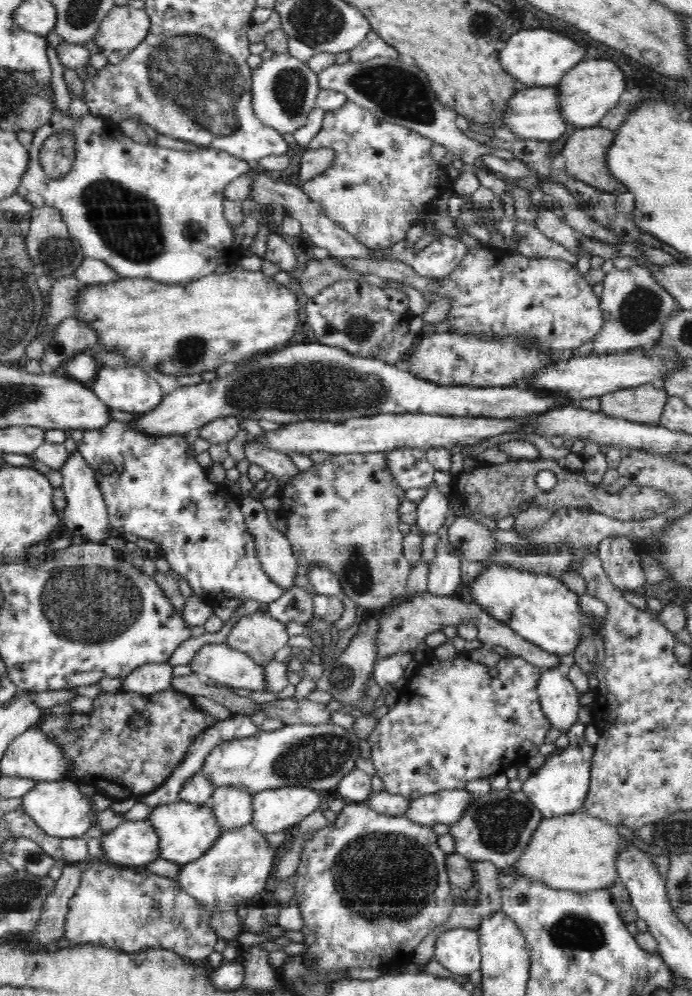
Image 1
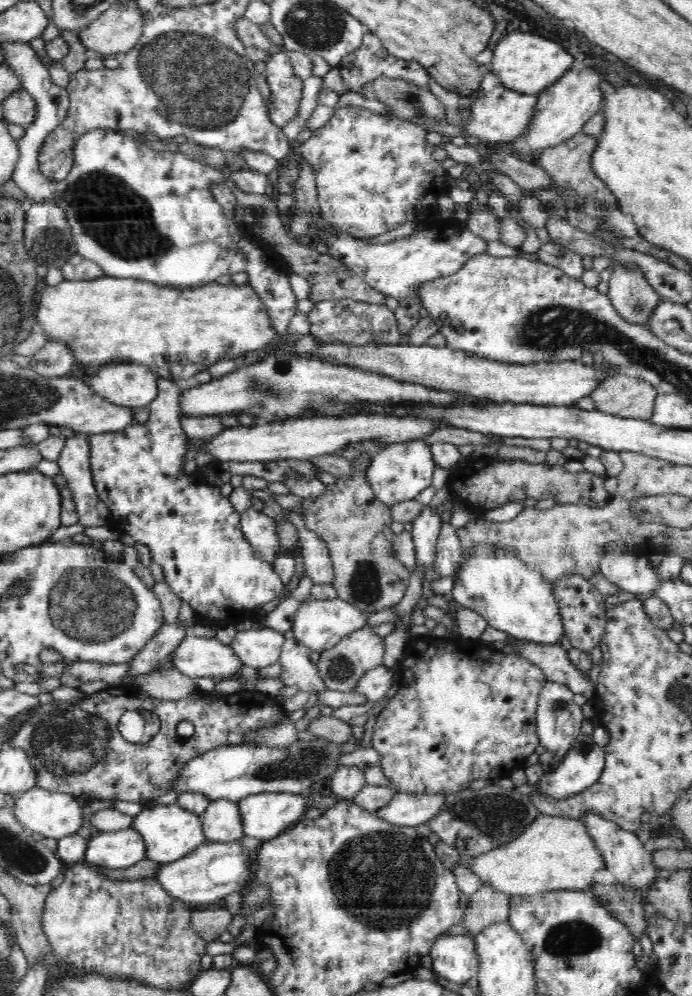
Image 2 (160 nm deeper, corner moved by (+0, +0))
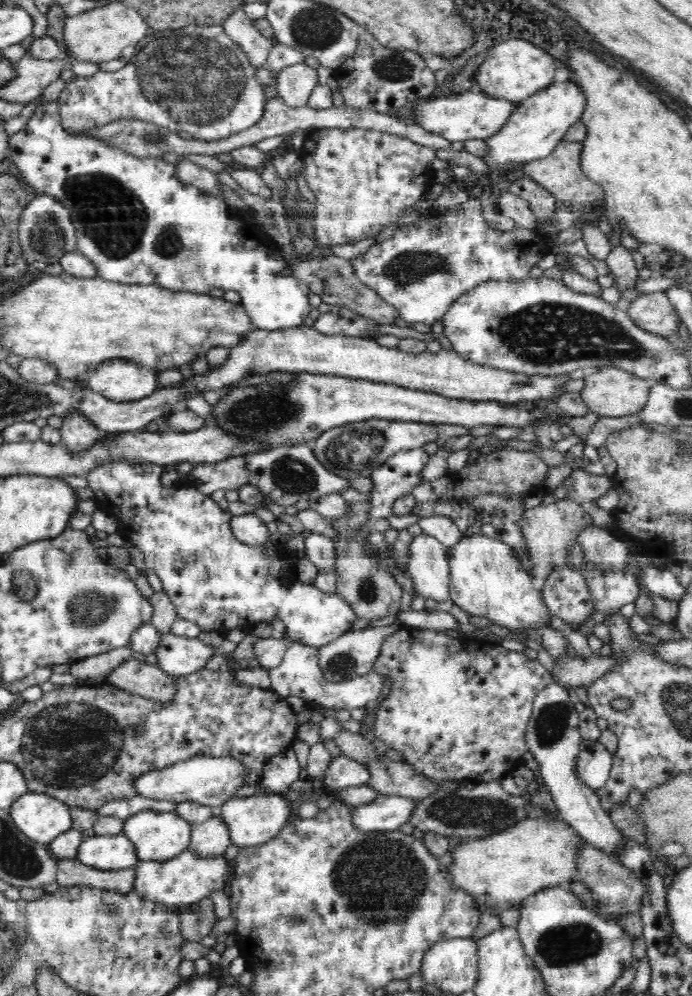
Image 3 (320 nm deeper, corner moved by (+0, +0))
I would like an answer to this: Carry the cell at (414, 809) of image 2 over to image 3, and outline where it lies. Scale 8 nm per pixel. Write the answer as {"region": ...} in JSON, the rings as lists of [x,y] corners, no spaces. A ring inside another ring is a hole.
{"region":[[[379,794],[372,802],[353,808],[352,821],[364,831],[396,830],[409,820],[417,802],[398,795]]]}

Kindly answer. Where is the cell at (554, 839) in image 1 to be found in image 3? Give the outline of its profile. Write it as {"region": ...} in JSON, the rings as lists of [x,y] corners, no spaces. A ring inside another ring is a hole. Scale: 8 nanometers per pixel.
{"region":[[[528,817],[506,830],[467,841],[454,841],[450,854],[452,863],[447,869],[452,873],[454,883],[462,891],[473,896],[475,904],[482,911],[489,910],[492,915],[500,914],[502,909],[518,906],[526,897],[543,889],[563,886],[572,882],[578,874],[578,854],[582,850],[582,838],[564,819]]]}

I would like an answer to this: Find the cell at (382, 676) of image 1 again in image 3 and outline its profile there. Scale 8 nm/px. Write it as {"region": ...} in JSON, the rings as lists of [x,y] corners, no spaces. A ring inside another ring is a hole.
{"region":[[[293,642],[287,649],[280,666],[268,669],[268,675],[272,680],[270,689],[280,697],[296,696],[307,700],[316,707],[334,710],[354,710],[354,708],[365,707],[370,700],[374,700],[385,694],[387,683],[373,670],[365,676],[350,679],[344,683],[330,683],[323,678],[322,669],[319,665],[319,650],[316,647],[305,646]]]}

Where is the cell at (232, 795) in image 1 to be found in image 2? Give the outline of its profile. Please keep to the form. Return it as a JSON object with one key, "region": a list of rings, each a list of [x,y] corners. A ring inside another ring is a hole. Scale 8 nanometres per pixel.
{"region":[[[223,798],[209,802],[200,816],[203,822],[205,842],[230,842],[242,838],[243,826],[237,802]]]}

